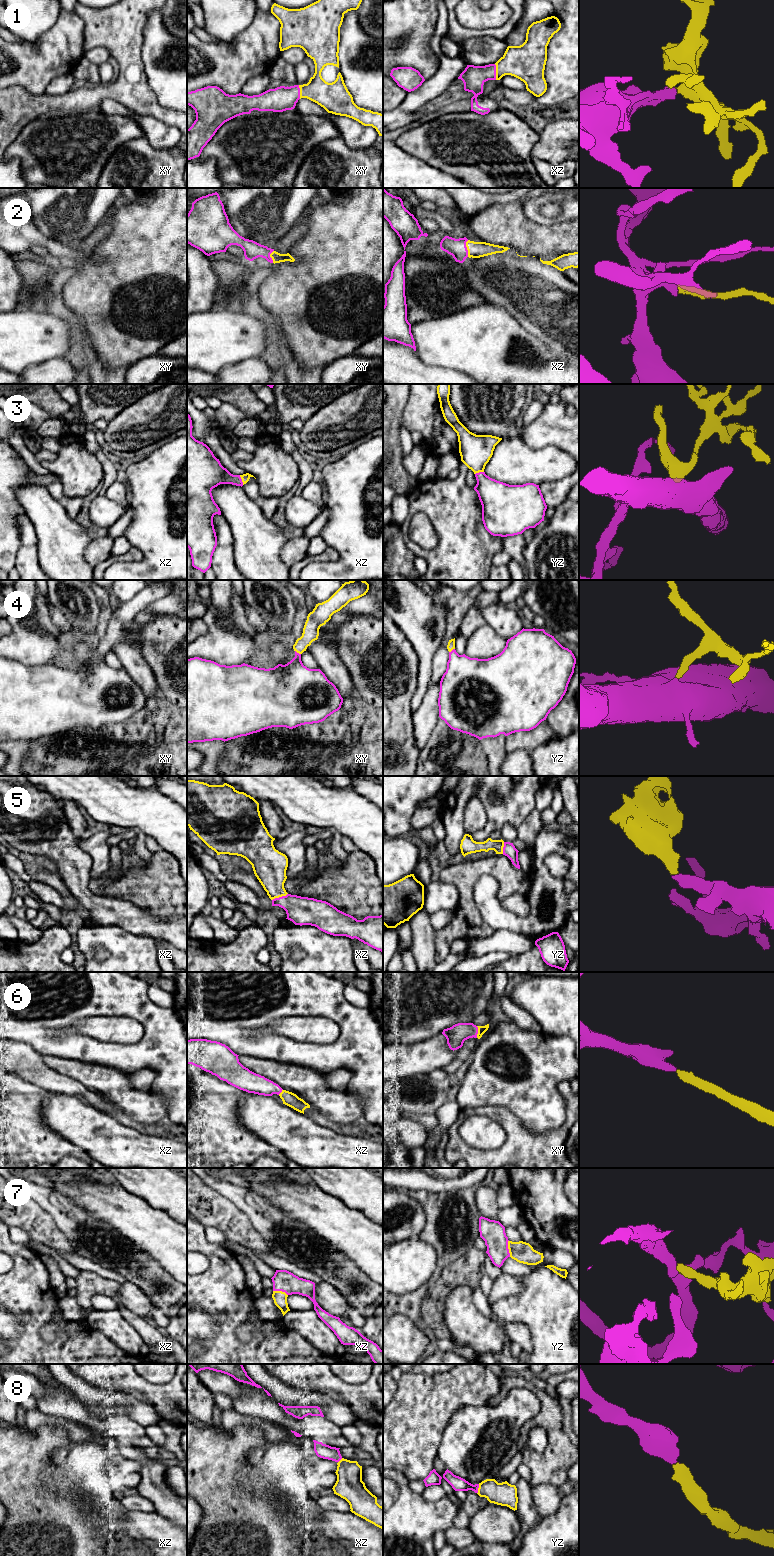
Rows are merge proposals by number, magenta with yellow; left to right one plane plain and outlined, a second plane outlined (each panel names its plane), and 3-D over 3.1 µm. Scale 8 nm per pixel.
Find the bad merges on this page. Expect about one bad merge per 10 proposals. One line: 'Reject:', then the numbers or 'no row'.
Reject: no row

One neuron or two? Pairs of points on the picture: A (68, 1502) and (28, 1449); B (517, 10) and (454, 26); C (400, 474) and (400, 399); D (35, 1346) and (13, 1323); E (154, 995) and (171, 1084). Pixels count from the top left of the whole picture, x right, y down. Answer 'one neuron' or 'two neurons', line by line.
A: one neuron
B: one neuron
C: one neuron
D: two neurons
E: two neurons

